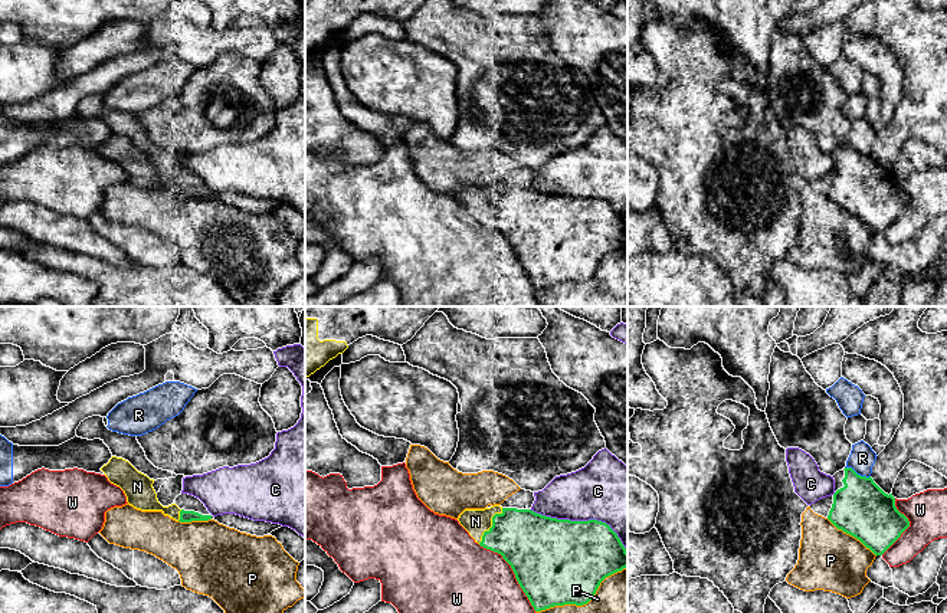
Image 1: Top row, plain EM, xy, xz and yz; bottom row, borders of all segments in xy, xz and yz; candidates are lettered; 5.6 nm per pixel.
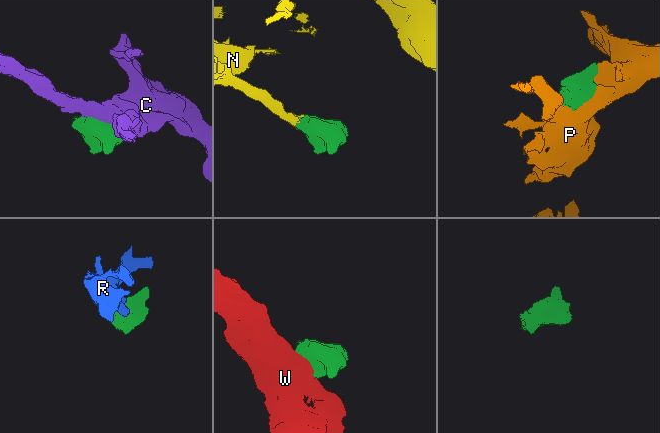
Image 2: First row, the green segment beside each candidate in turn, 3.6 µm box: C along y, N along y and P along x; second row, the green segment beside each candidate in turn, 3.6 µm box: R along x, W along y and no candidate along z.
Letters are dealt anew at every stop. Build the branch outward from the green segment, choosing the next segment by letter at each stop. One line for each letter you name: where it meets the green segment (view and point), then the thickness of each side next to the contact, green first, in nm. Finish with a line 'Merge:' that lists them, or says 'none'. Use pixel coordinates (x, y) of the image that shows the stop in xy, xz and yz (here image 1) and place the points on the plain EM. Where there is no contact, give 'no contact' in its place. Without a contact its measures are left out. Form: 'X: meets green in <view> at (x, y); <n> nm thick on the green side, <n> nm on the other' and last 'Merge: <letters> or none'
N: meets green in xz at (492, 202); 340 nm thick on the green side, 140 nm on the other
Merge: N

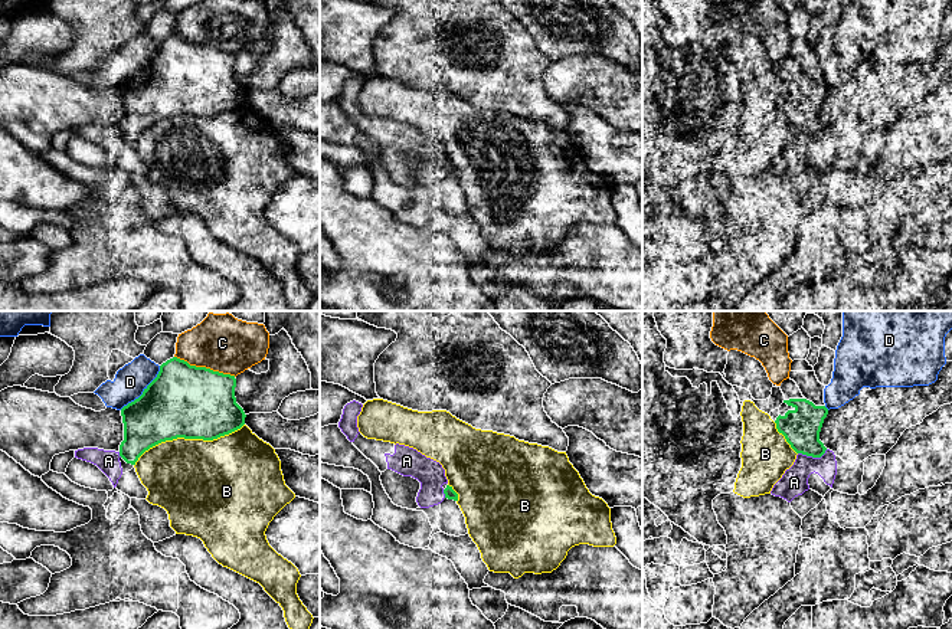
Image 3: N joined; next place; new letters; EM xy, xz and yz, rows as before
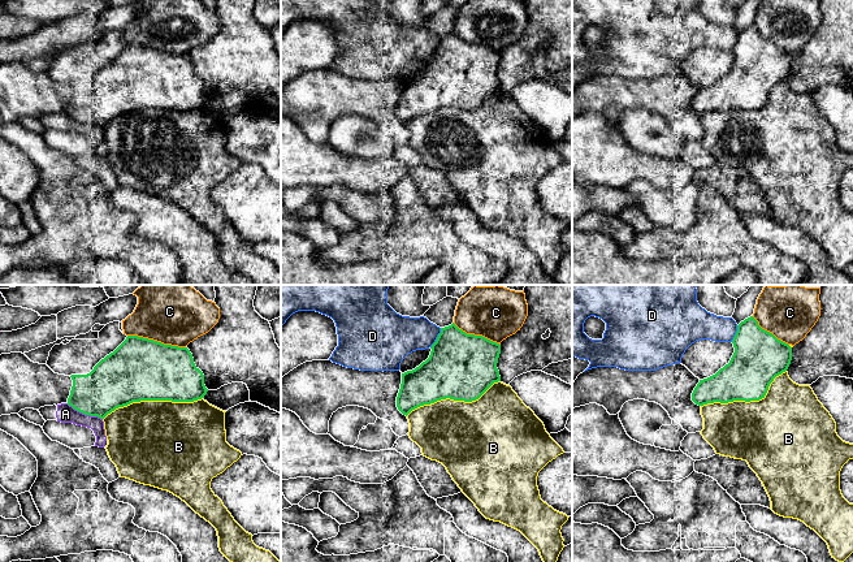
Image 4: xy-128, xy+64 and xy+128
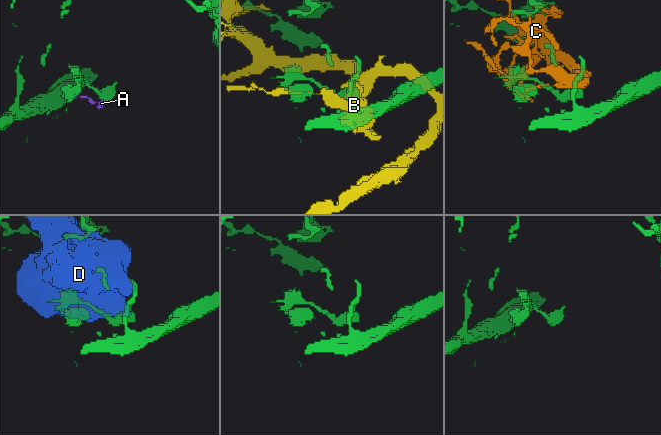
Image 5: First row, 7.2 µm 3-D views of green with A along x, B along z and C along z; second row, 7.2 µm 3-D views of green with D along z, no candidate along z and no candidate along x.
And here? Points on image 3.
Merge: none

